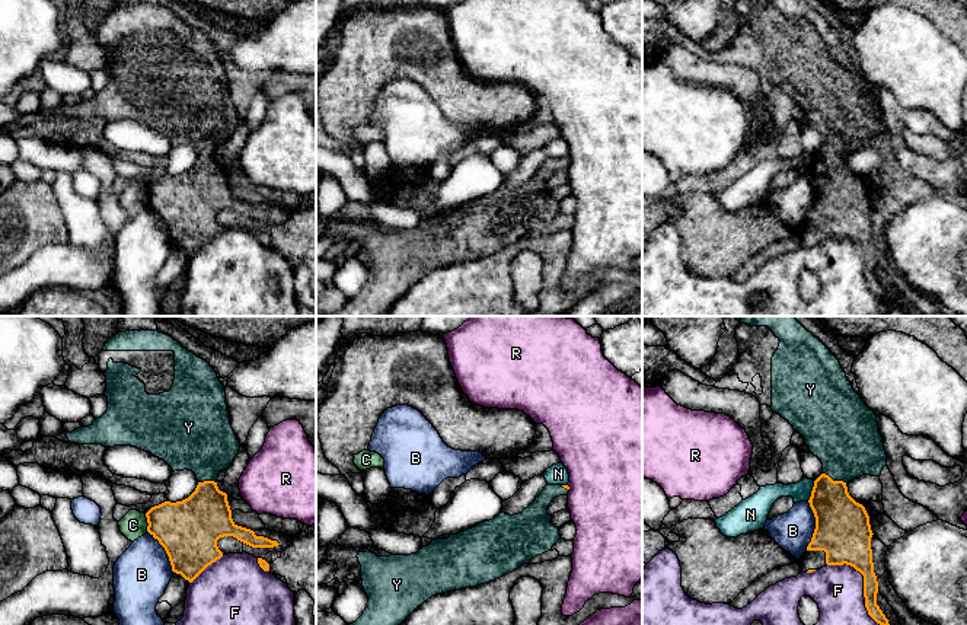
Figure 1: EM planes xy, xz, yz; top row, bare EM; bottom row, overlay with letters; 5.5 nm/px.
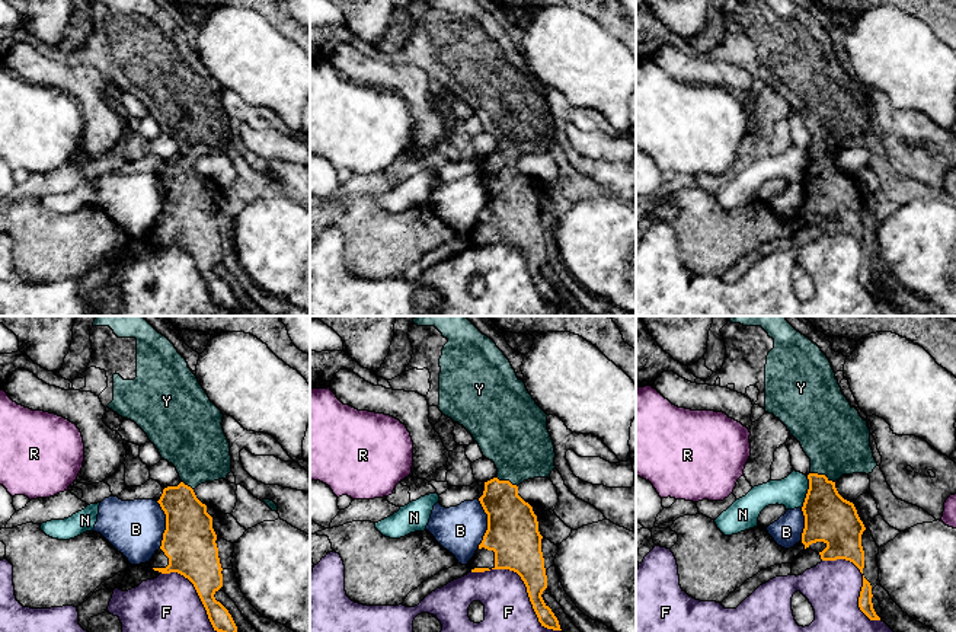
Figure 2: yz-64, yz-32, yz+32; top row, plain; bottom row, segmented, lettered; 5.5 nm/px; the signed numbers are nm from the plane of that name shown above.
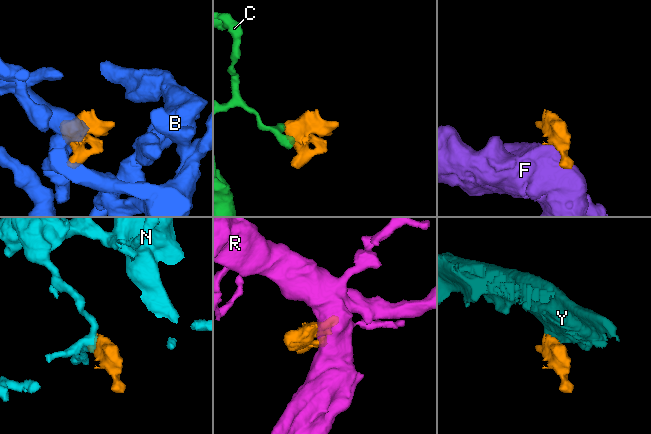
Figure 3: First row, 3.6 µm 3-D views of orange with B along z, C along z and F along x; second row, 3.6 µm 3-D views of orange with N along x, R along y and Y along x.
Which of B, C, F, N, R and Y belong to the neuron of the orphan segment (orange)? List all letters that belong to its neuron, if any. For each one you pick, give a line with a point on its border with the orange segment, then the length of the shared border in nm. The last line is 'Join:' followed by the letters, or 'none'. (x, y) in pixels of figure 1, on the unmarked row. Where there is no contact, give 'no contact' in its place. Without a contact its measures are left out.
Y: contact yz (835, 155); length 150 nm
Join: Y

